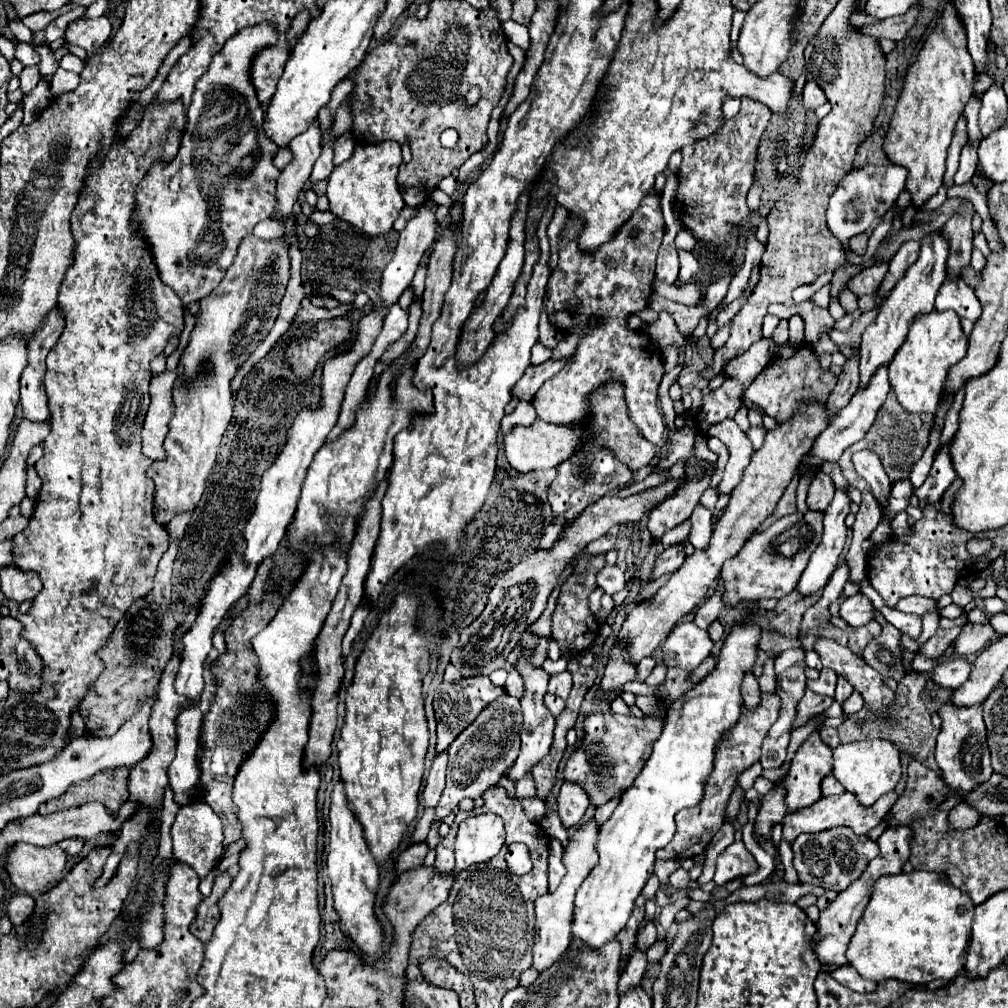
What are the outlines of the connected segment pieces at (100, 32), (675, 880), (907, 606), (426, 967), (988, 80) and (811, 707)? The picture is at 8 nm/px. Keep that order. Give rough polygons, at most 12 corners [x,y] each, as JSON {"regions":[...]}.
{"regions":[[[106,16],[78,18],[68,24],[68,44],[88,52],[110,36]],[[684,868],[670,874],[674,888],[686,890],[690,876]],[[922,596],[896,602],[900,612],[924,616],[924,612],[936,608],[936,600]],[[420,958],[428,984],[448,988],[456,968],[446,960]],[[986,73],[975,75],[974,92],[982,94],[995,84]],[[806,688],[796,706],[794,730],[828,710],[832,698]]]}

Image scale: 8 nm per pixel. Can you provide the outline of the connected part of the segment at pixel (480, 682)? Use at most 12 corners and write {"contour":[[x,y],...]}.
{"contour":[[488,676],[434,692],[436,756],[506,692]]}

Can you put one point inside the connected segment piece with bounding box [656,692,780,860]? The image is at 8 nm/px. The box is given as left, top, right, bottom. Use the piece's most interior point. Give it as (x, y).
(740, 748)

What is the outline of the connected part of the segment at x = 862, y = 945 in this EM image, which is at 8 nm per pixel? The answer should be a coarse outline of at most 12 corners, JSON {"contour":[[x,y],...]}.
{"contour":[[944,874],[874,884],[848,944],[866,980],[954,980],[974,904]]}

